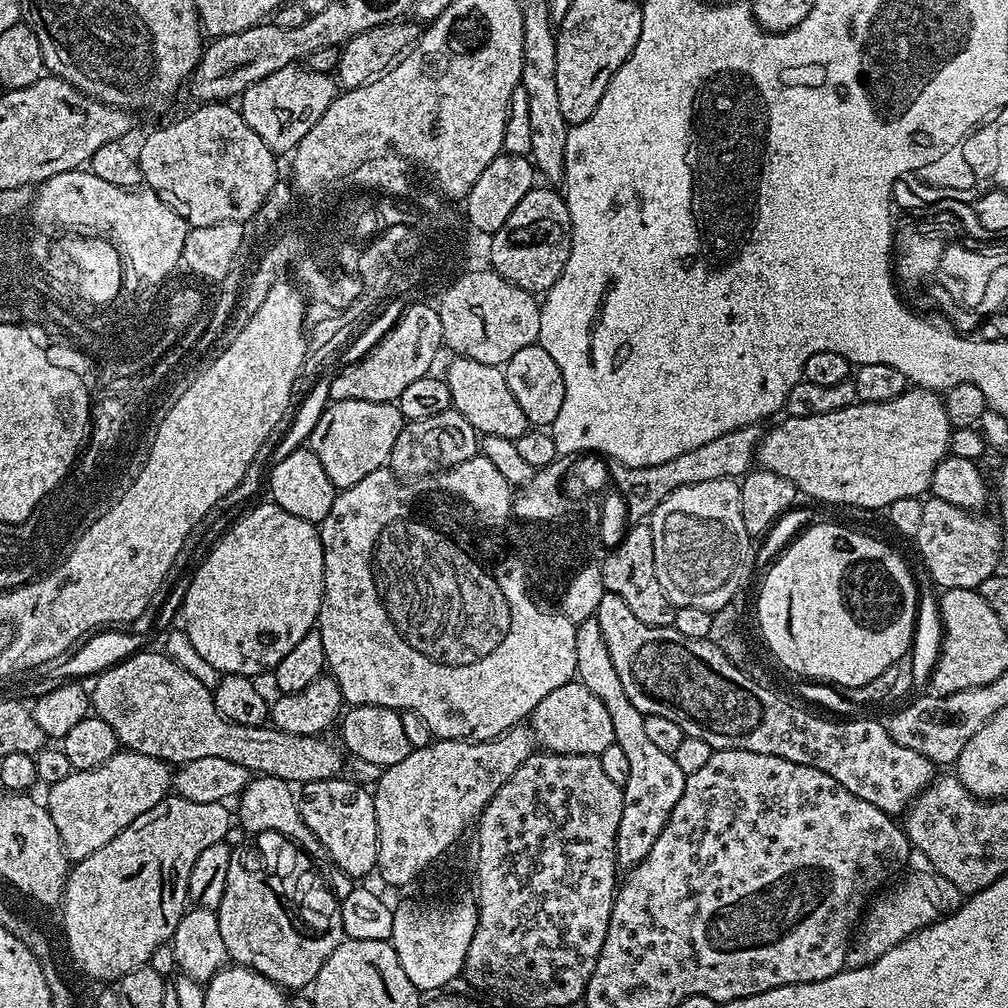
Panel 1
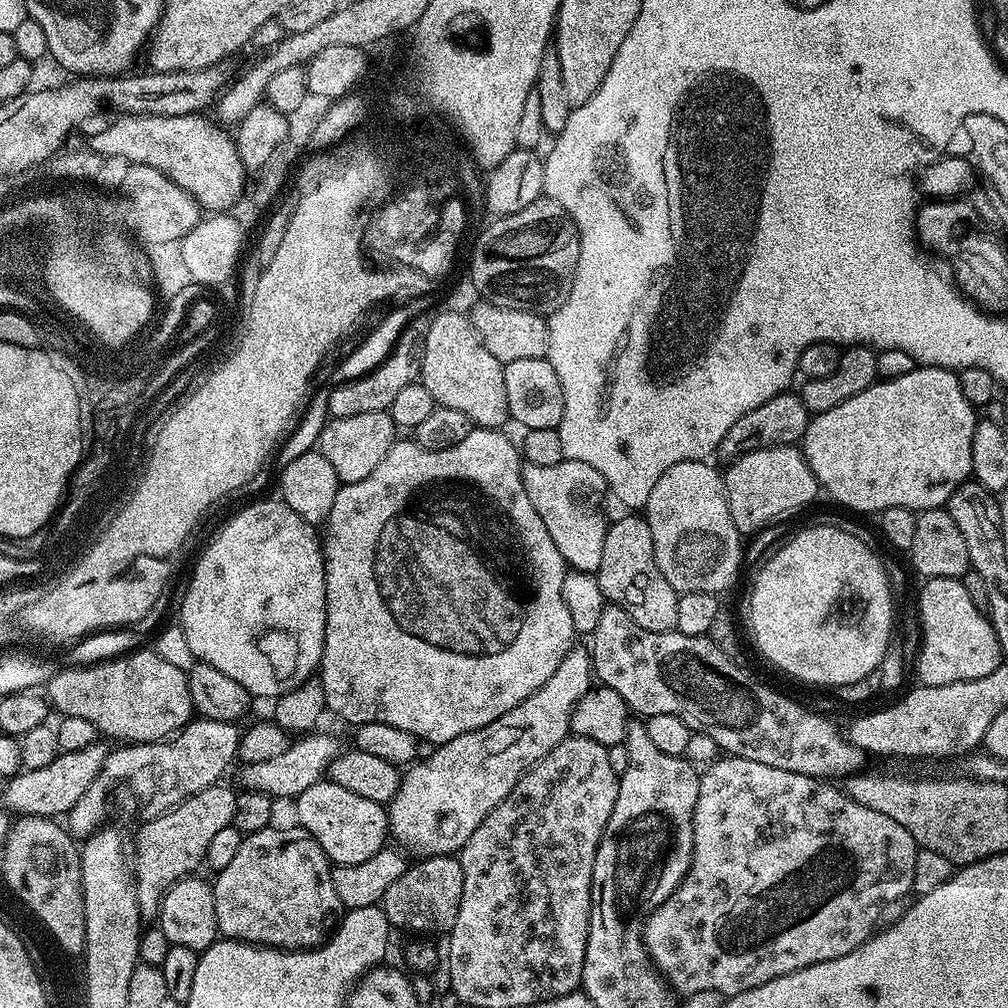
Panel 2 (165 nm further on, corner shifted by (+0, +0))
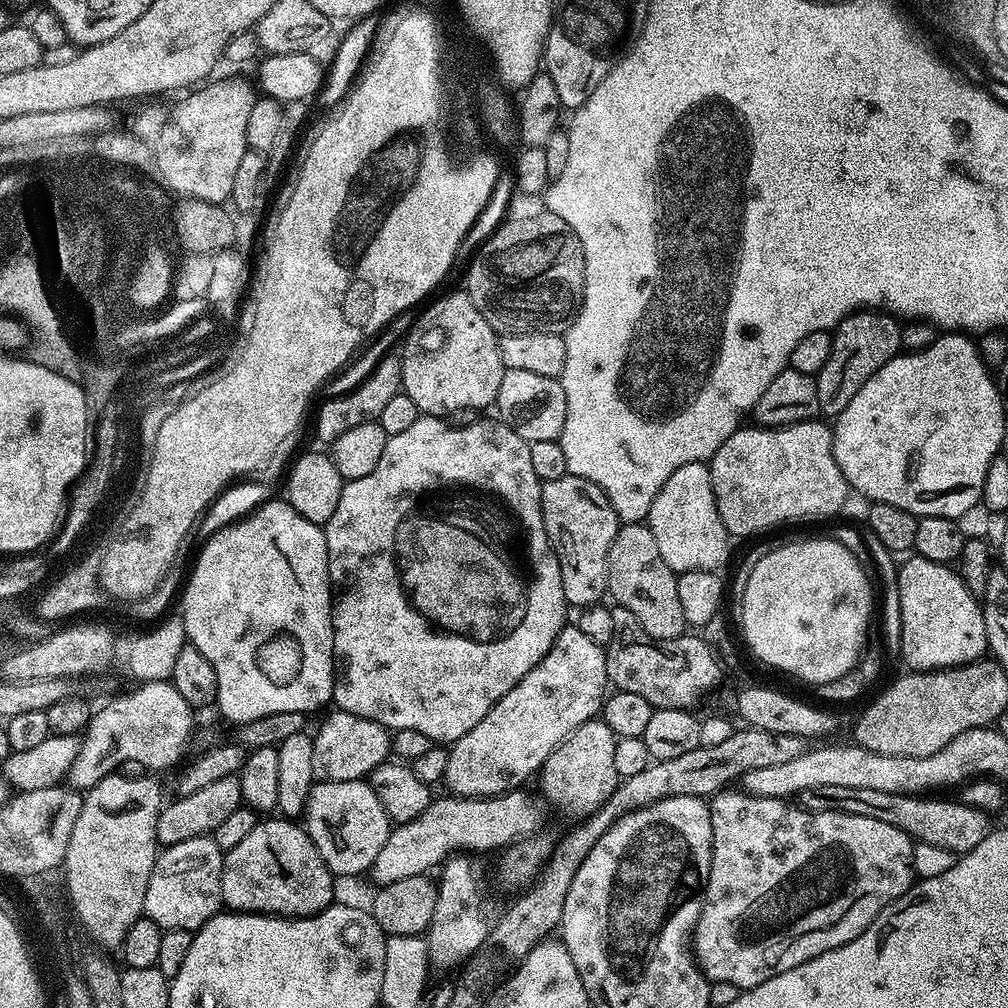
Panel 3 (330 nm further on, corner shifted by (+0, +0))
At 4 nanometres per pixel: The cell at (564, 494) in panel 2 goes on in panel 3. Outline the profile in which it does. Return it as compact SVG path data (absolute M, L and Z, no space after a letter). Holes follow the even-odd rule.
M563 476L553 480L545 480L540 486L540 505L542 518L546 526L548 540L556 557L560 559L560 573L562 574L562 594L569 605L576 610L583 610L592 604L601 603L608 590L608 551L616 537L618 517L610 506L606 494L594 482L577 476Z

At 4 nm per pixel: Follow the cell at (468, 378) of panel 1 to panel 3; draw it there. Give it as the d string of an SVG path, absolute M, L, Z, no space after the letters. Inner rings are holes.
M463 291L452 292L441 300L435 300L427 305L429 308L424 313L419 313L411 331L403 337L402 391L413 400L414 406L418 406L420 413L426 416L446 418L454 410L491 409L496 403L498 386L502 386L505 369L500 357L498 334L490 326L490 322L482 318L478 306L474 306L472 299Z

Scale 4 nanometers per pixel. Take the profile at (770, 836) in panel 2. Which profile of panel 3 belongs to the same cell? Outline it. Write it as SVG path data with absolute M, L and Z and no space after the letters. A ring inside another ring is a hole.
M737 790L737 792L732 791L720 791L711 797L710 800L712 861L710 862L710 874L708 875L707 882L704 884L704 891L702 893L704 905L700 911L700 917L696 922L696 927L692 929L690 935L690 948L694 953L696 965L711 983L730 982L730 986L738 986L742 990L747 990L758 986L762 982L766 982L770 978L774 978L778 974L786 974L786 970L794 970L794 966L802 966L802 962L810 962L814 958L818 958L818 954L826 954L826 950L834 950L838 946L846 946L846 942L854 942L854 938L858 938L858 934L862 934L862 930L869 928L874 922L874 918L878 918L878 914L882 914L884 908L891 906L898 898L902 898L902 894L906 894L906 890L912 888L914 883L914 869L912 867L914 841L911 836L906 835L902 830L898 830L898 826L890 826L890 822L878 822L878 818L866 818L862 814L850 814L849 812L811 812L808 808L793 802L791 799L779 800L778 798L766 798L765 796L752 796L751 793L743 790Z

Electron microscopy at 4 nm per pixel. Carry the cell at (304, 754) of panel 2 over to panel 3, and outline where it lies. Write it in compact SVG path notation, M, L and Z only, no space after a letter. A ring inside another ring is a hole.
M339 710L333 711L333 716L328 716L320 724L320 729L317 732L314 732L314 739L312 745L314 746L314 777L317 781L329 780L330 782L346 782L347 780L364 780L369 776L373 770L377 768L380 764L385 763L390 756L390 732L389 729L386 729L381 726L378 722L373 720L367 720L366 718L358 718L354 714L349 712L341 712Z

